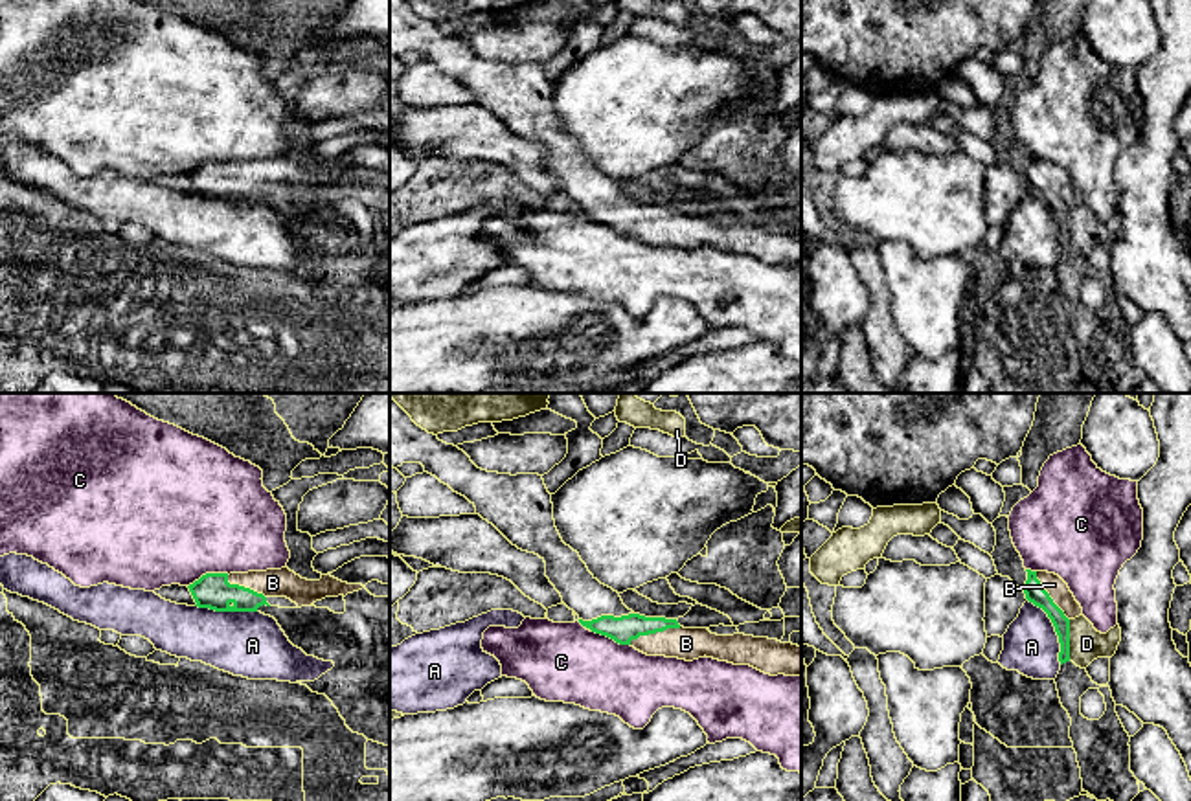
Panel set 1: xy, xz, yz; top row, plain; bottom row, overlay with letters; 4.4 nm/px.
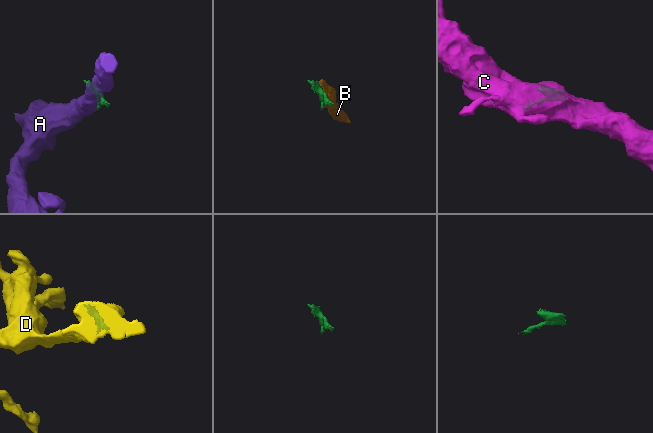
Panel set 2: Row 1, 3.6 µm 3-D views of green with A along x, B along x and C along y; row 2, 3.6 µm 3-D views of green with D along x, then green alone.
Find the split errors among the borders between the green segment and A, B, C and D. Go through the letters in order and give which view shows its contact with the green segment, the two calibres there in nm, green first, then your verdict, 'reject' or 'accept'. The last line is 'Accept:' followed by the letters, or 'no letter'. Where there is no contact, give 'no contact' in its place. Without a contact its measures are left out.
A: contact in yz; calibres 90 and 240 nm; reject
B: contact in xz; calibres 120 and 140 nm; accept
C: contact in xy; calibres 160 and 500 nm; reject
D: contact in yz; calibres 90 and 150 nm; reject
Accept: B

